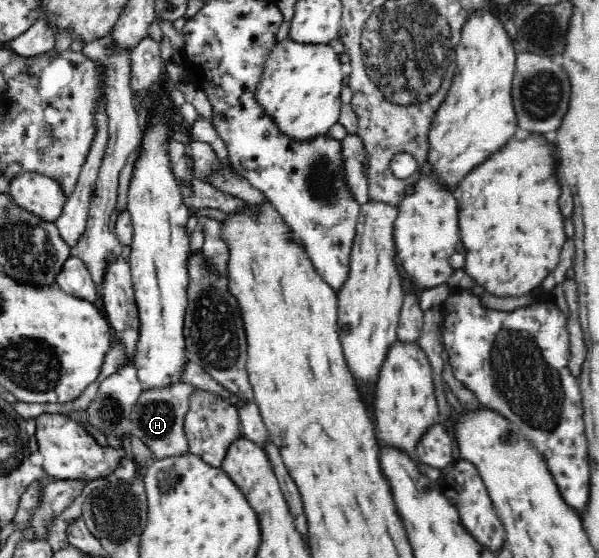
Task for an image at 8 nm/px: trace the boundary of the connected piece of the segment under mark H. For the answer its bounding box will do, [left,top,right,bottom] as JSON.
[131,383,197,460]

